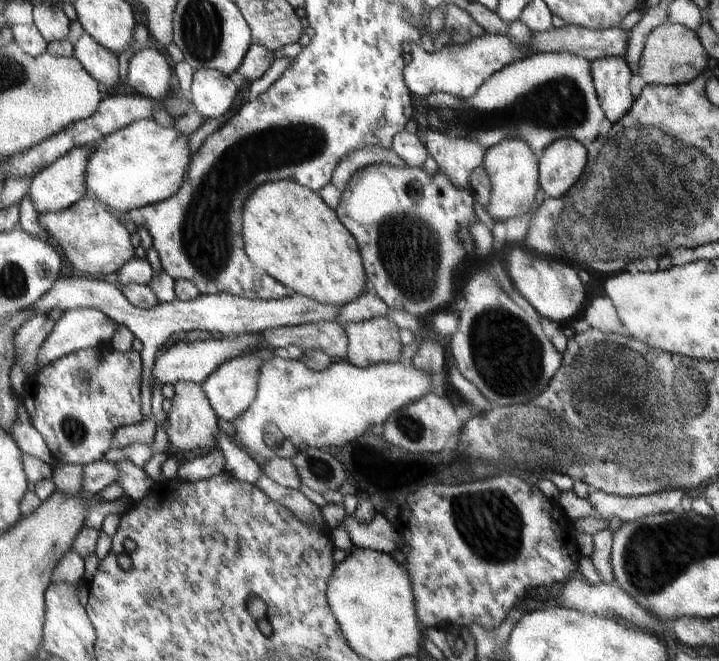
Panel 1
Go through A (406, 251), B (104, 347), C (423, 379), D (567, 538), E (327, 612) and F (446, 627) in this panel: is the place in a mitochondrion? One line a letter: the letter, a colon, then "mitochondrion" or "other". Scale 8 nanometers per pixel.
A: mitochondrion
B: other
C: other
D: other
E: other
F: other

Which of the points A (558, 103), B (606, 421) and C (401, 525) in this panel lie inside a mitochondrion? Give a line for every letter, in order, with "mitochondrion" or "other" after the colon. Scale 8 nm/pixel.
A: mitochondrion
B: mitochondrion
C: other

